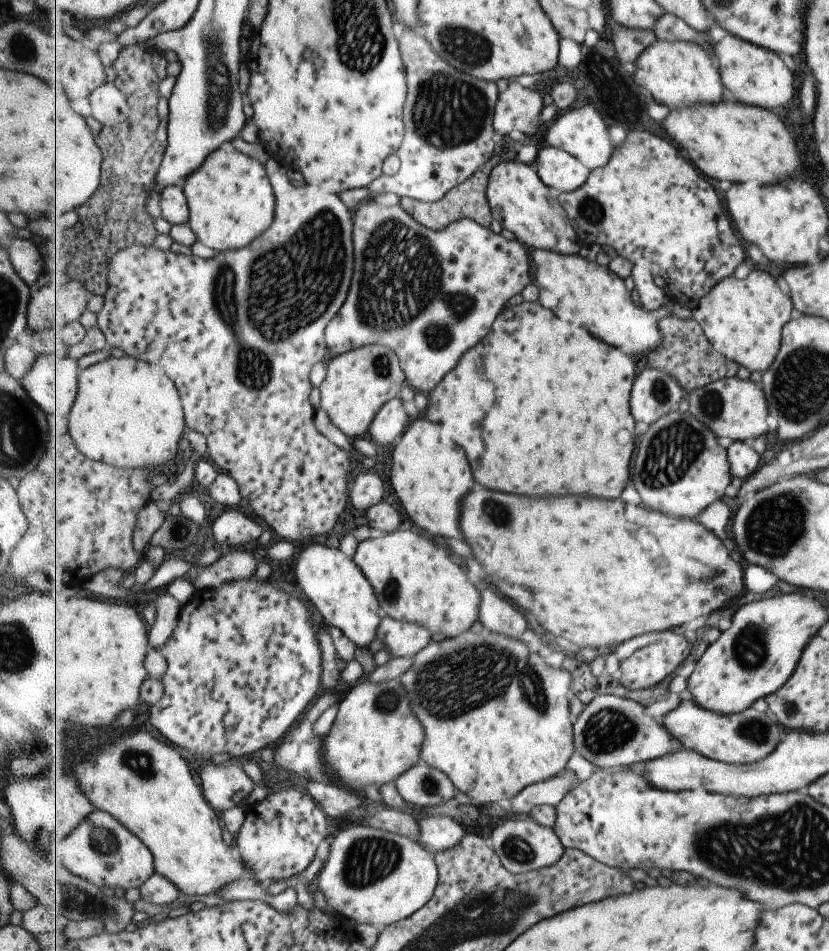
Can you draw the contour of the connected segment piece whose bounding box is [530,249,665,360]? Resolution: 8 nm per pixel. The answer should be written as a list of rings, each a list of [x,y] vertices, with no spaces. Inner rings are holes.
[[[533,249],[530,250],[535,272],[535,285],[540,288],[539,300],[540,304],[541,292],[549,292],[549,296],[545,298],[559,299],[559,306],[557,306],[557,312],[553,312],[557,318],[565,320],[565,322],[571,322],[575,326],[583,326],[587,329],[587,332],[595,338],[601,338],[617,348],[625,348],[625,352],[629,354],[637,355],[639,360],[644,358],[645,355],[652,355],[653,351],[660,351],[661,347],[664,347],[665,340],[663,329],[660,328],[660,320],[665,316],[661,310],[654,310],[649,312],[643,304],[635,306],[633,300],[631,300],[631,290],[627,288],[625,279],[619,278],[611,268],[607,266],[601,266],[595,261],[586,260],[579,256],[578,253],[572,255],[561,254],[550,250]]]

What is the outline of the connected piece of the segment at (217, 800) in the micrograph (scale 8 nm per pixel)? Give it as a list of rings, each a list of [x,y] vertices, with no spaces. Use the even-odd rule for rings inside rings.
[[[242,761],[230,766],[208,762],[201,772],[201,784],[206,799],[219,813],[252,805],[249,798],[259,786],[259,783],[256,784],[247,776]]]

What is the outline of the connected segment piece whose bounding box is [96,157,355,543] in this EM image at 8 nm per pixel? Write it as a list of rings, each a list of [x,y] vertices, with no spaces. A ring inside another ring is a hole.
[[[273,157],[268,159],[265,166],[276,192],[277,216],[272,226],[268,228],[269,232],[264,232],[265,236],[258,236],[248,247],[240,248],[237,252],[221,252],[210,259],[203,259],[196,255],[178,255],[171,251],[162,251],[155,246],[133,245],[130,249],[123,249],[113,260],[113,266],[109,272],[110,280],[107,281],[109,282],[108,291],[96,323],[105,333],[111,347],[120,348],[127,358],[134,358],[139,362],[141,366],[139,370],[145,372],[145,378],[159,380],[155,382],[155,386],[159,388],[163,386],[163,390],[167,390],[167,398],[173,398],[179,391],[188,428],[203,434],[207,440],[207,455],[221,470],[236,478],[240,484],[240,493],[248,501],[246,510],[275,531],[284,541],[291,543],[331,532],[337,526],[341,514],[347,510],[350,500],[347,496],[347,490],[349,490],[347,486],[349,486],[349,470],[353,467],[351,456],[339,446],[335,446],[329,438],[323,436],[315,428],[316,409],[311,404],[309,374],[317,362],[325,360],[330,349],[325,338],[325,328],[339,314],[349,294],[349,286],[351,286],[353,270],[355,270],[355,254],[353,254],[353,238],[351,238],[355,218],[354,212],[338,194],[325,192],[324,189],[307,183],[302,186],[293,186],[287,179],[288,168]]]

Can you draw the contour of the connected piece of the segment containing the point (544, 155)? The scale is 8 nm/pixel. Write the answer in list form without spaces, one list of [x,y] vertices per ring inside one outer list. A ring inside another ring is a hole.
[[[540,143],[533,166],[553,191],[568,193],[581,188],[590,178],[591,170],[566,150]]]

